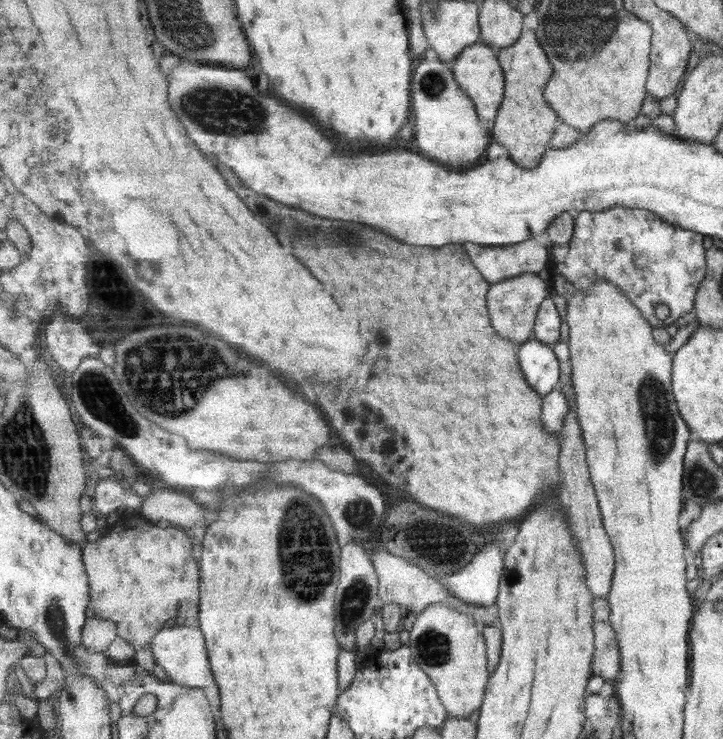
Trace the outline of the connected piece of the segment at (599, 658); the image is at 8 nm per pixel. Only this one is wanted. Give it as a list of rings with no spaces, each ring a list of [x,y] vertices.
[[[611,621],[594,622],[596,633],[596,655],[592,671],[595,675],[615,683],[615,678],[622,674],[621,651],[617,635]]]

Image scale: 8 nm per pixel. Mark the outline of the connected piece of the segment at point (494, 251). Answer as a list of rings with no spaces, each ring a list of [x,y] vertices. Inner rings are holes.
[[[536,239],[503,247],[464,243],[469,256],[491,284],[521,274],[541,272],[549,262],[549,248]]]

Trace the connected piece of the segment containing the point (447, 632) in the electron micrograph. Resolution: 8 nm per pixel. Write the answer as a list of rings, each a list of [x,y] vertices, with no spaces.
[[[430,604],[416,617],[410,631],[412,655],[432,677],[450,718],[467,719],[485,700],[492,672],[488,663],[488,644],[476,620],[446,604]]]

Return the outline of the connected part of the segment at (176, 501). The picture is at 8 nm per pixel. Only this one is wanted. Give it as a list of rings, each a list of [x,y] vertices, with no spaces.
[[[151,490],[138,512],[142,520],[151,523],[166,520],[169,524],[186,530],[205,522],[205,506],[181,490]]]

